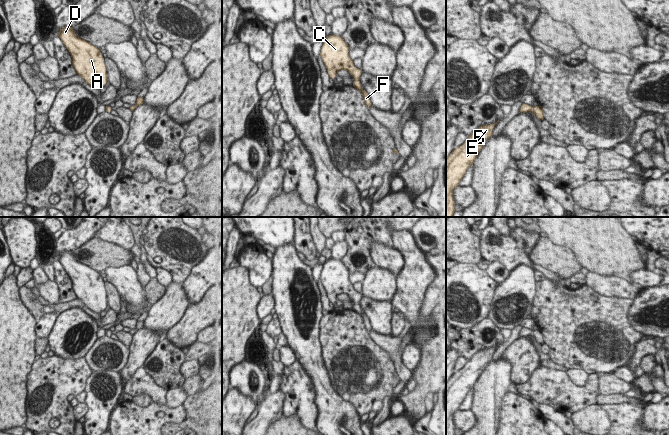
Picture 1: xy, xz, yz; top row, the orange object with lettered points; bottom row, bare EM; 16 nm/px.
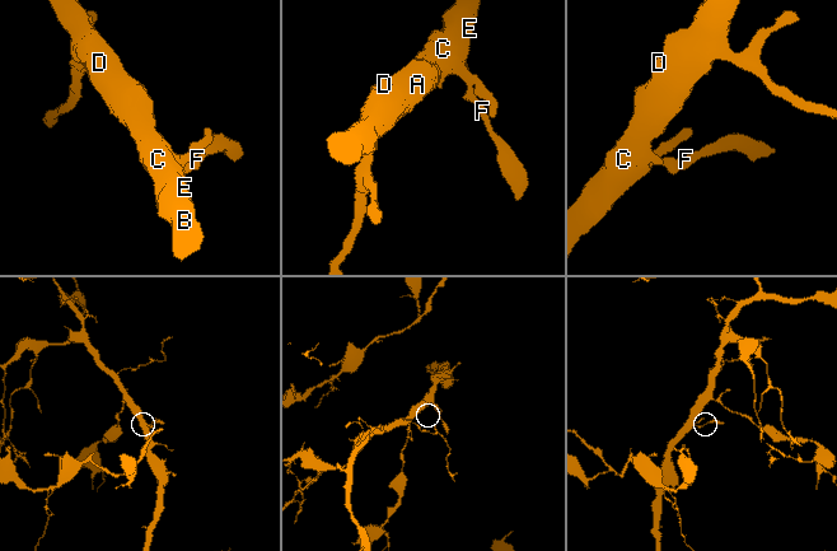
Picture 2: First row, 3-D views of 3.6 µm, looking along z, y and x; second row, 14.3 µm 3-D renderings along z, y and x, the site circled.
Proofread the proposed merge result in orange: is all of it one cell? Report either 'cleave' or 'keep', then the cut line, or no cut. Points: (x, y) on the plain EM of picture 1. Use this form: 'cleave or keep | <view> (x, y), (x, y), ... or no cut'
keep | no cut

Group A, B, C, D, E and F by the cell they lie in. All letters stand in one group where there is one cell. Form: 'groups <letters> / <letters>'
groups A B C D E F

